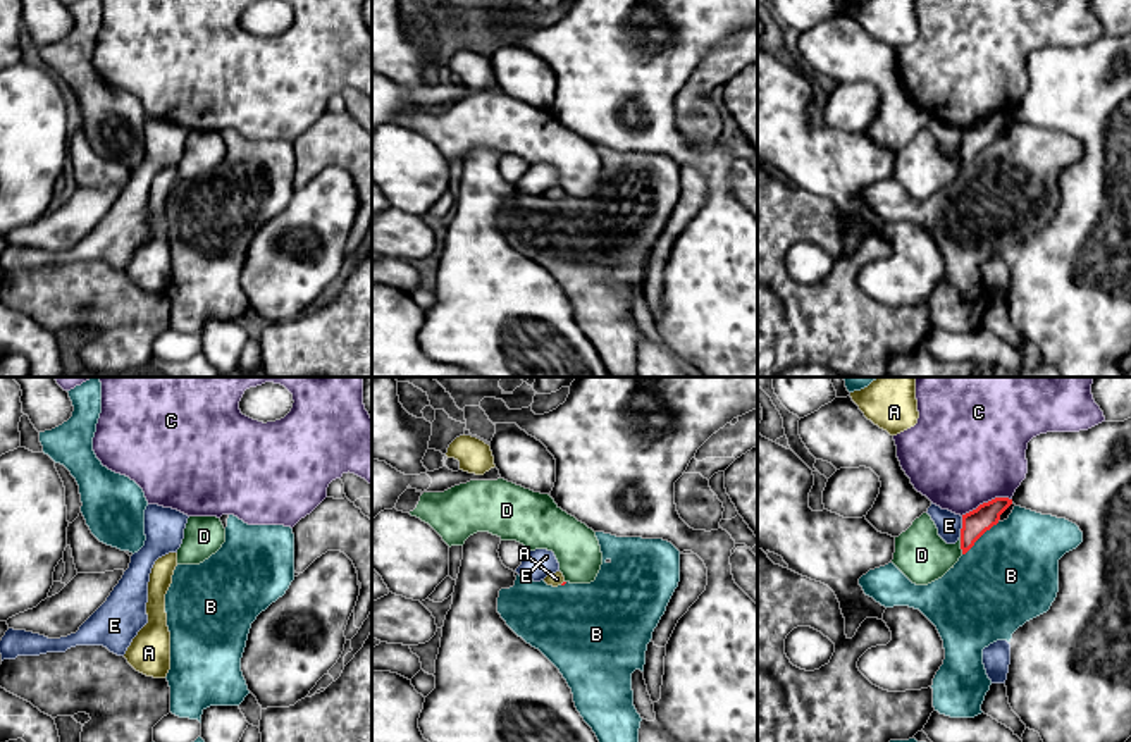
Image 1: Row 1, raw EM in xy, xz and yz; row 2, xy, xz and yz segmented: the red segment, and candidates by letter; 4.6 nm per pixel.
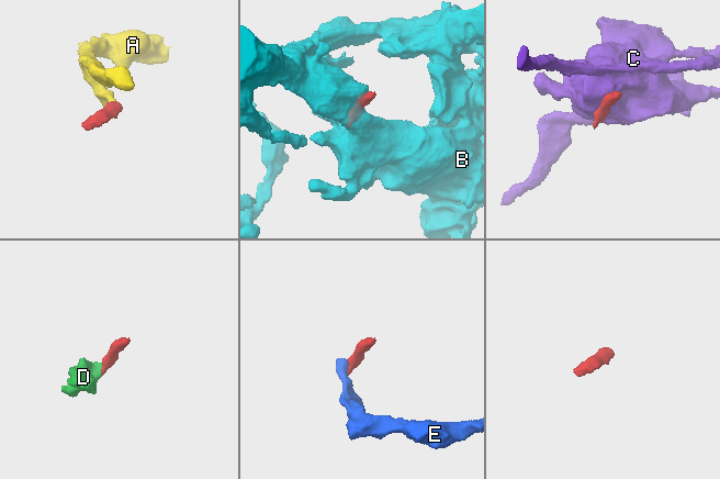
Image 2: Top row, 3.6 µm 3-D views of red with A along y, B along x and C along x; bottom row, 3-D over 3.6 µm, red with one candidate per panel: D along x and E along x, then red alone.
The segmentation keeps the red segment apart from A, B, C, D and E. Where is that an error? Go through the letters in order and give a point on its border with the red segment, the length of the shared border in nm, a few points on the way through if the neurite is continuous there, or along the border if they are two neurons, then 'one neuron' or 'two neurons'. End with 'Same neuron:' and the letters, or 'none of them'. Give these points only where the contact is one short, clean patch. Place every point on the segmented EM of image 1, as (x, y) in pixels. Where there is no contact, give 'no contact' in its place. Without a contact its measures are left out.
A: no contact | one neuron
B: yz (980, 536) | 240 nm | two neurons
C: yz (985, 503) | 260 nm | two neurons
D: yz (961, 546) | 80 nm | along yz (959, 537), (963, 553) | two neurons
E: yz (963, 527) | 100 nm | along yz (963, 517), (959, 536) | two neurons
Same neuron: A

